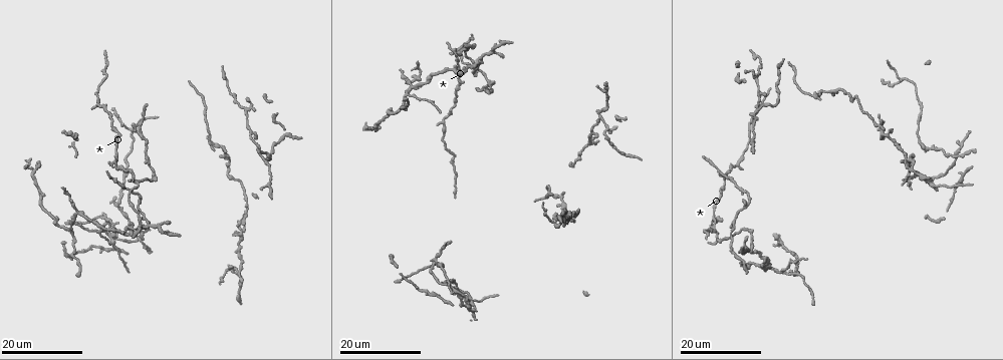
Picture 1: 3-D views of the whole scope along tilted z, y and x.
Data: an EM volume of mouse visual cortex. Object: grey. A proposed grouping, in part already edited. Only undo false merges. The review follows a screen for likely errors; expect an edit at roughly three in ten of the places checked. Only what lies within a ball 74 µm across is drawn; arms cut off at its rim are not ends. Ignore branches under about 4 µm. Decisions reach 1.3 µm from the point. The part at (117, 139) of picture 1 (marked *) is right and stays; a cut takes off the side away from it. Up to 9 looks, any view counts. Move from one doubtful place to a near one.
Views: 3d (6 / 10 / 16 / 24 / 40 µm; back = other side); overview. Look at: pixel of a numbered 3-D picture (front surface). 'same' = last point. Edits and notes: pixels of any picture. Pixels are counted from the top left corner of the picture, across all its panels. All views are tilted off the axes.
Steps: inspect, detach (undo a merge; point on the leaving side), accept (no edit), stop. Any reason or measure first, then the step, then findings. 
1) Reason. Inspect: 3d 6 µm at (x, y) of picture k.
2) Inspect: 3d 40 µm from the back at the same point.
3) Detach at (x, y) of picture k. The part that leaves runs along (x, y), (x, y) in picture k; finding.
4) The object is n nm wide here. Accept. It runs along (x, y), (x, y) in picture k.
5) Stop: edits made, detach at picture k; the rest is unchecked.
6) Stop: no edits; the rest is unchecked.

Branch point. Inspect: 3d 24 µm at (480, 59) of picture 1.

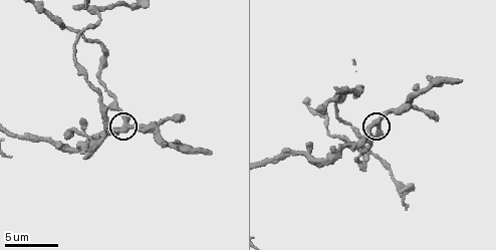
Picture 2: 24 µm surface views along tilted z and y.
Closer look. Inspect: 3d 10 µm at (371, 124) of picture 2.

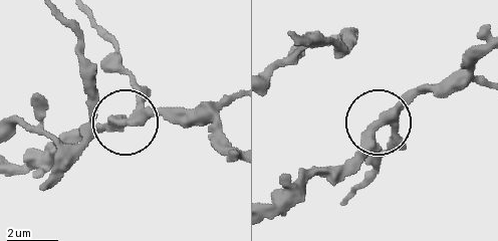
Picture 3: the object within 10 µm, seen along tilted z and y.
Accept. Continuous, no second neuron.

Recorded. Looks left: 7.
Two arms in line, one across. Inspect: 3d 6 µm at (98, 16) of picture 2.

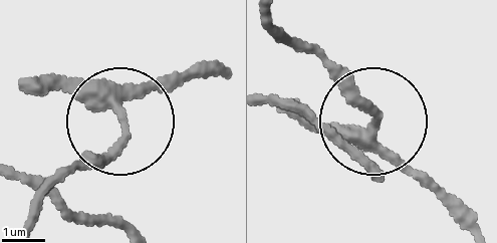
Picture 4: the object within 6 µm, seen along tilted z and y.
From behind. Inspect: 3d 6 µm from the back at (378, 120) of picture 4.

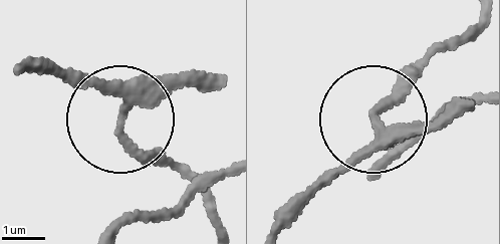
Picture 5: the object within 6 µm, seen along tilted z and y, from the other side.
3 arms meet here. Accept. Continuous, no second neuron.

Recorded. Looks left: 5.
Three-way junction. Inspect: 3d 16 µm at (406, 95) of picture 1.

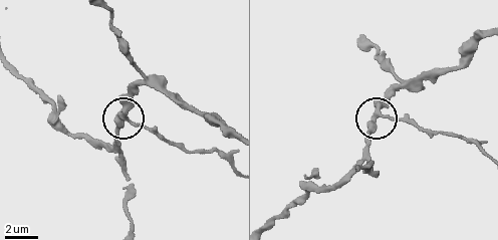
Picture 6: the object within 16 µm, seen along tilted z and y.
Inspect: 3d 10 µm at (124, 119) of picture 6.

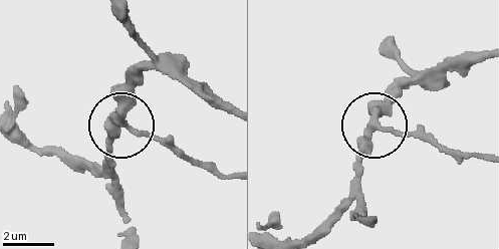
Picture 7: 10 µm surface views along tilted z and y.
The side arm is 13 µm long. Detach at (160, 142) of picture 7. The part that leaves runs along (127, 123), (226, 176) in picture 7; two neurons meet here.

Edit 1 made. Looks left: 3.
Inspect: overview.

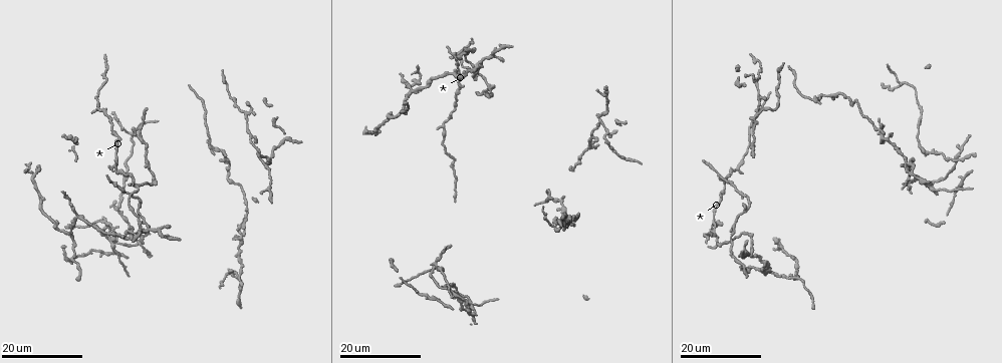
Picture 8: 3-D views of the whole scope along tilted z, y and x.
Branch point. Inspect: 3d 16 µm at (881, 134) of picture 8.

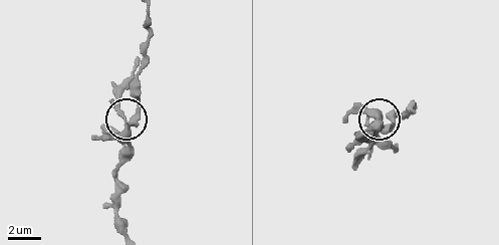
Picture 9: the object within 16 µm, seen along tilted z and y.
Inspect: 3d 10 µm at (125, 124) of picture 9.

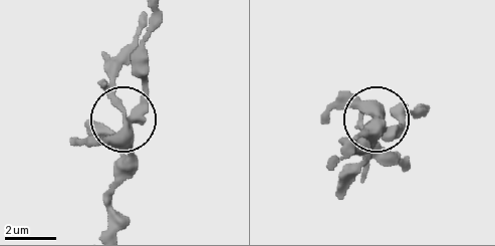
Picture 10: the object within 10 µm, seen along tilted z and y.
The side arm is 26 µm long. Accept. It runs along (160, 15), (131, 113), (112, 87), (112, 56) in picture 10; continuous, no second neuron.

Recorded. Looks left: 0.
Stop: edits made, detach at picture 7; the rest is unchecked.

